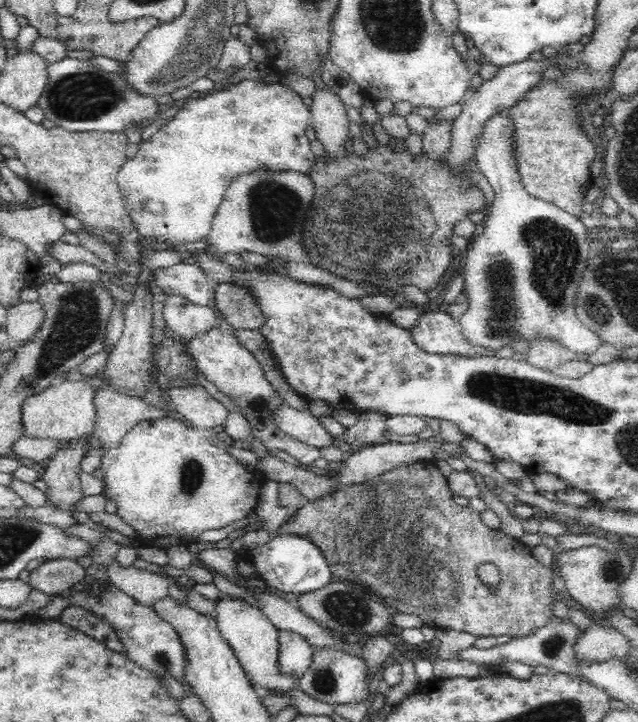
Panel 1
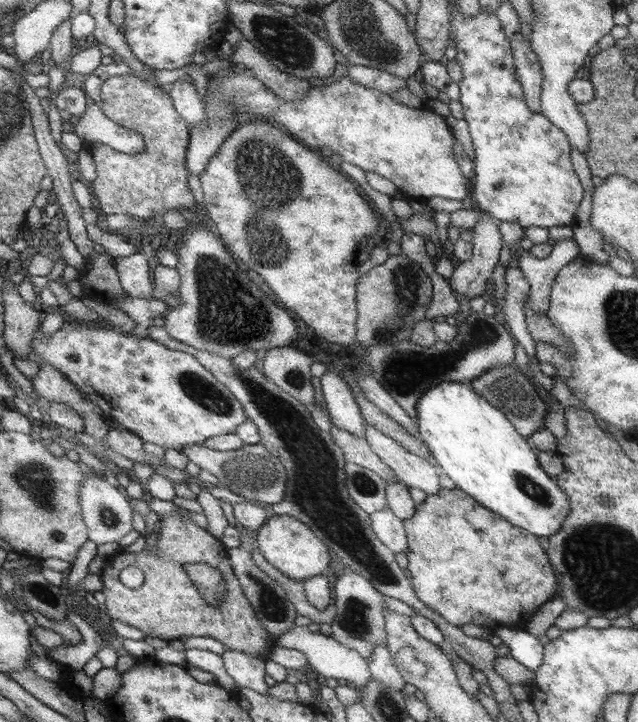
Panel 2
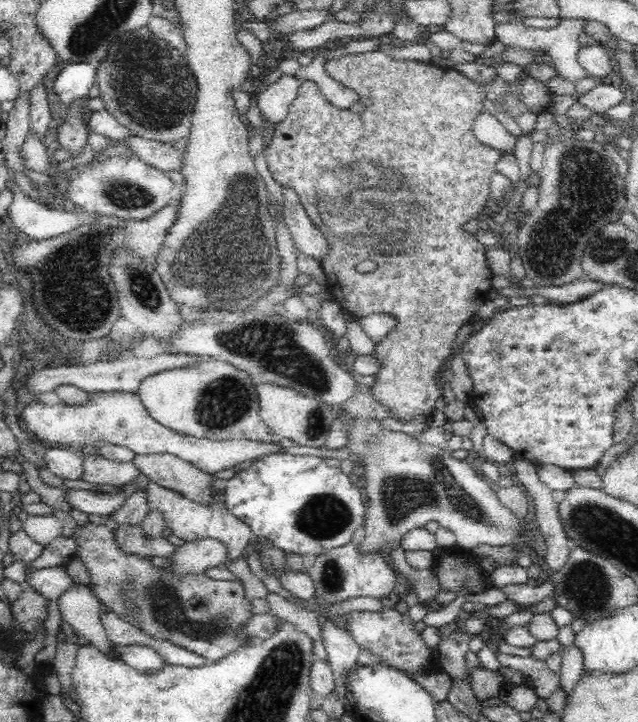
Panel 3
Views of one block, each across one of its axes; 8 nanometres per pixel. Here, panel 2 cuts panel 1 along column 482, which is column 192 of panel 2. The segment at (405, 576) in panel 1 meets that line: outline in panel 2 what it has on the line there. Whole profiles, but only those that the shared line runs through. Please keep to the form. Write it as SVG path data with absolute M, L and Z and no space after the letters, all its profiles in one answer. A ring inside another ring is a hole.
M178 508L176 512L161 515L162 525L155 547L149 549L145 546L143 550L137 553L125 553L121 550L119 553L105 558L105 565L99 574L102 584L100 591L104 595L105 610L107 610L103 616L104 619L113 618L124 622L140 630L145 637L151 636L151 638L159 638L159 640L175 640L180 636L209 636L213 640L219 640L229 650L244 651L245 654L252 655L253 658L265 658L274 642L270 638L268 630L265 630L260 619L256 617L256 613L243 593L236 575L232 573L231 563L228 561L228 552L225 552L225 548L219 544L219 540L215 540L213 535L209 534L209 531L201 530L201 527L197 526L195 522L185 521L184 516L186 514L184 512L185 510ZM185 563L207 564L207 566L215 568L217 572L222 574L222 579L225 581L225 592L224 596L220 598L218 606L206 604L201 598L195 585L181 570L181 565ZM127 566L139 568L144 576L142 584L134 589L125 587L117 577L119 572Z

